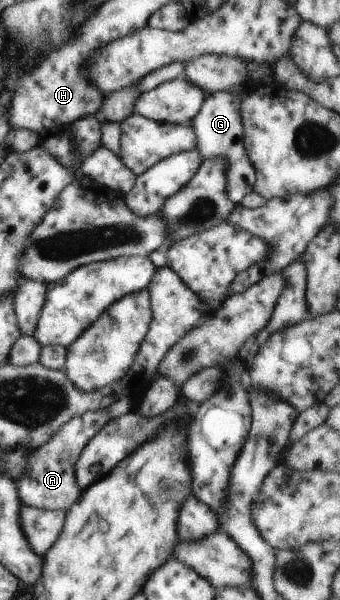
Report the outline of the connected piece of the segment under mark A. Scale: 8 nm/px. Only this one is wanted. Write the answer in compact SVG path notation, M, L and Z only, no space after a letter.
M106 409L87 412L69 420L46 444L31 452L23 473L16 482L22 504L27 507L59 511L68 510L78 498L80 487L75 475L75 464L88 441L110 420Z

